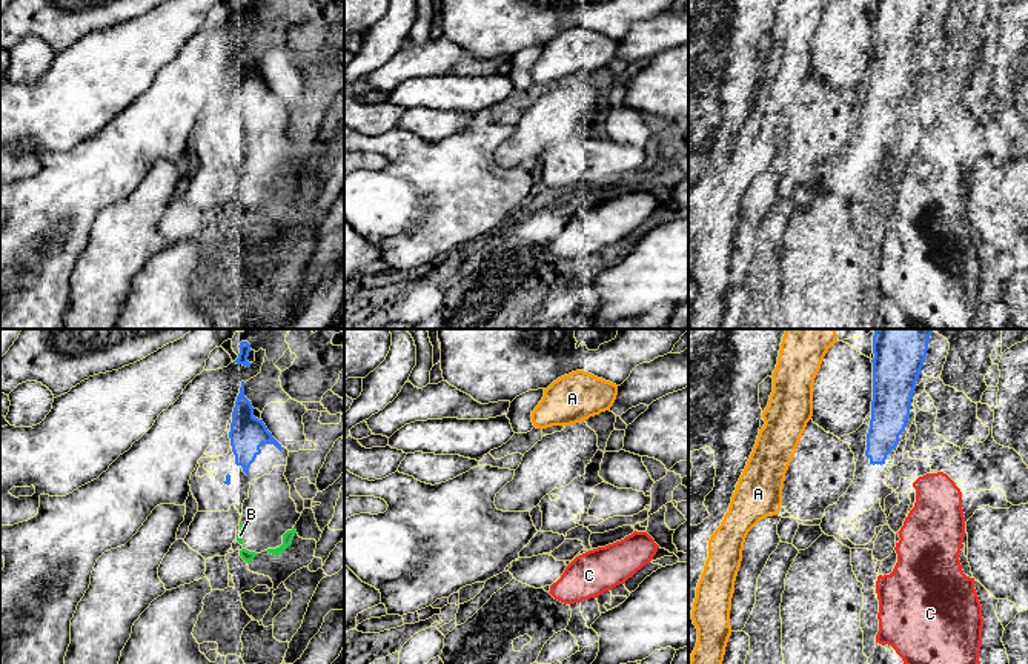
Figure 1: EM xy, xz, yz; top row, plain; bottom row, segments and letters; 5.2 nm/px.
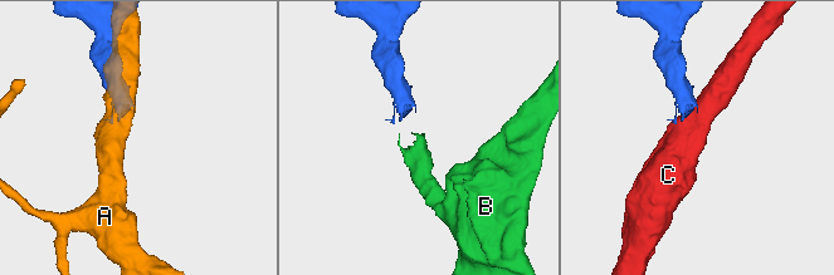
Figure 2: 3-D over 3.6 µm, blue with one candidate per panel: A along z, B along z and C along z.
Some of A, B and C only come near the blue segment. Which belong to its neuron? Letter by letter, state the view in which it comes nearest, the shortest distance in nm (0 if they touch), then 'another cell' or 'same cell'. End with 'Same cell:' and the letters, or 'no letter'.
A: nearest in yz; 220 nm apart; another cell
B: nearest in xy; 200 nm apart; same cell
C: nearest in yz; 180 nm apart; another cell
Same cell: B

